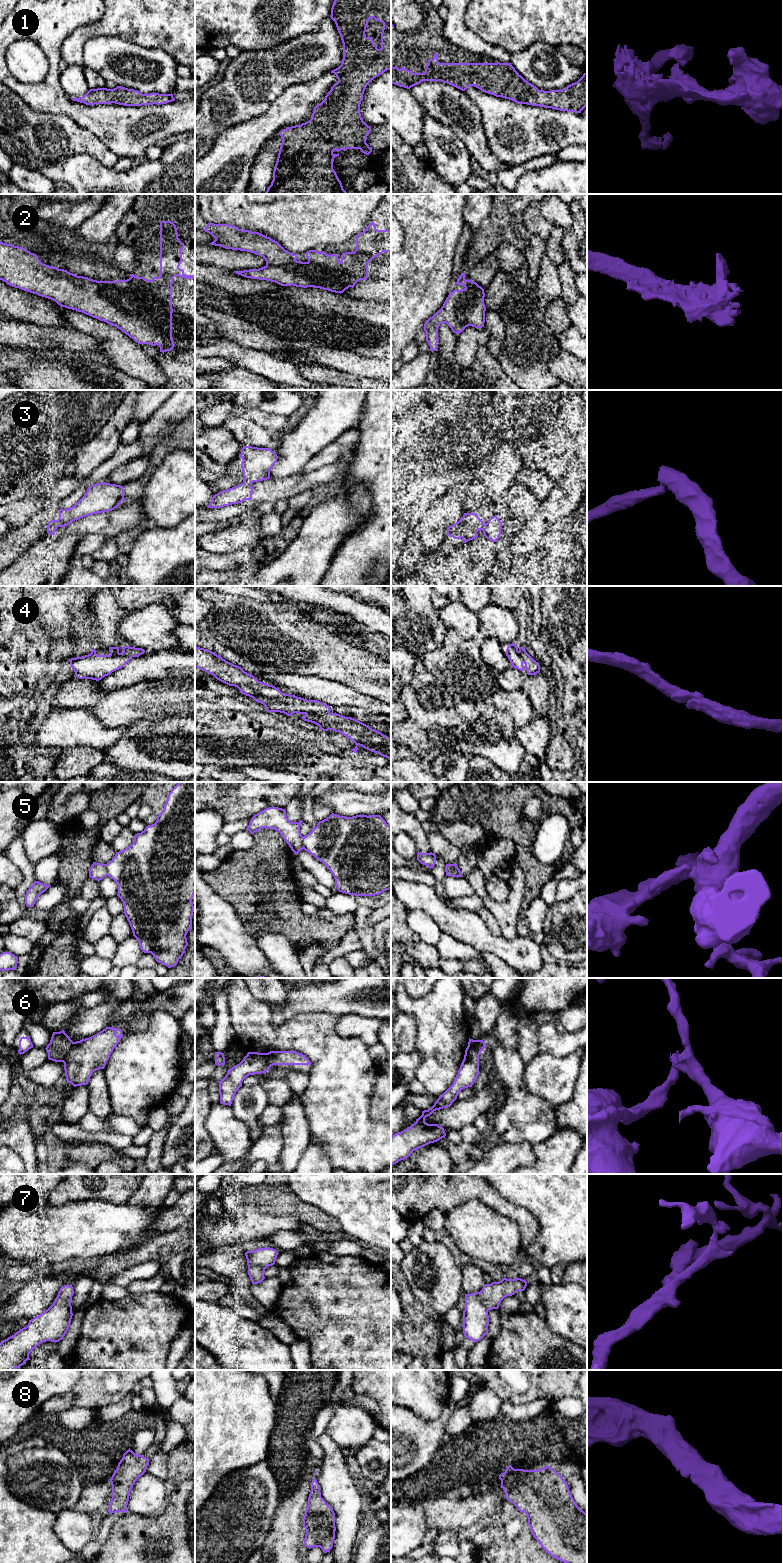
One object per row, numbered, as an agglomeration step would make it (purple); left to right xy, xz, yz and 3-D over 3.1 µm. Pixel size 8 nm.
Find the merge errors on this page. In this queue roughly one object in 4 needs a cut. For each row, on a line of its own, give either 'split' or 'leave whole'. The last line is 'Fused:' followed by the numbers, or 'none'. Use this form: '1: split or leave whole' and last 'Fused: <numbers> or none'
1: leave whole
2: leave whole
3: split
4: leave whole
5: split
6: split
7: leave whole
8: leave whole
Fused: 3, 5, 6

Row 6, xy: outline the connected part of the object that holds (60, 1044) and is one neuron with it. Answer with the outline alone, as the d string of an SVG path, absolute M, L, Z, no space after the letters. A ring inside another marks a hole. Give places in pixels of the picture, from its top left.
M64 1030L53 1032L50 1043L45 1048L48 1053L48 1059L55 1062L63 1062L73 1043Z

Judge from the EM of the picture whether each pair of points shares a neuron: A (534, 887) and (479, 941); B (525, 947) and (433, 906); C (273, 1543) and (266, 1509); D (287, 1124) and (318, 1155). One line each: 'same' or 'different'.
A: different
B: same
C: different
D: different

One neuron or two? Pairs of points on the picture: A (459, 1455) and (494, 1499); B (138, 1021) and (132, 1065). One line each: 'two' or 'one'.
A: two
B: two

